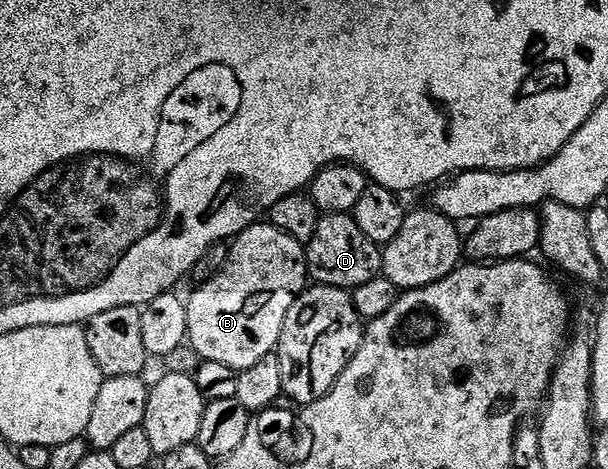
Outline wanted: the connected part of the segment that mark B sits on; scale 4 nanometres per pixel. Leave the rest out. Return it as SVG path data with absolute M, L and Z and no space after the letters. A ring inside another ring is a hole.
M259 222L246 229L233 241L228 260L210 279L208 286L196 291L187 301L188 326L186 327L187 343L191 347L200 364L216 364L225 367L241 368L247 362L262 356L263 352L276 346L278 324L286 306L290 303L290 284L286 284L286 276L294 276L294 284L298 284L298 262L304 260L304 248L288 232L282 232L270 222Z

